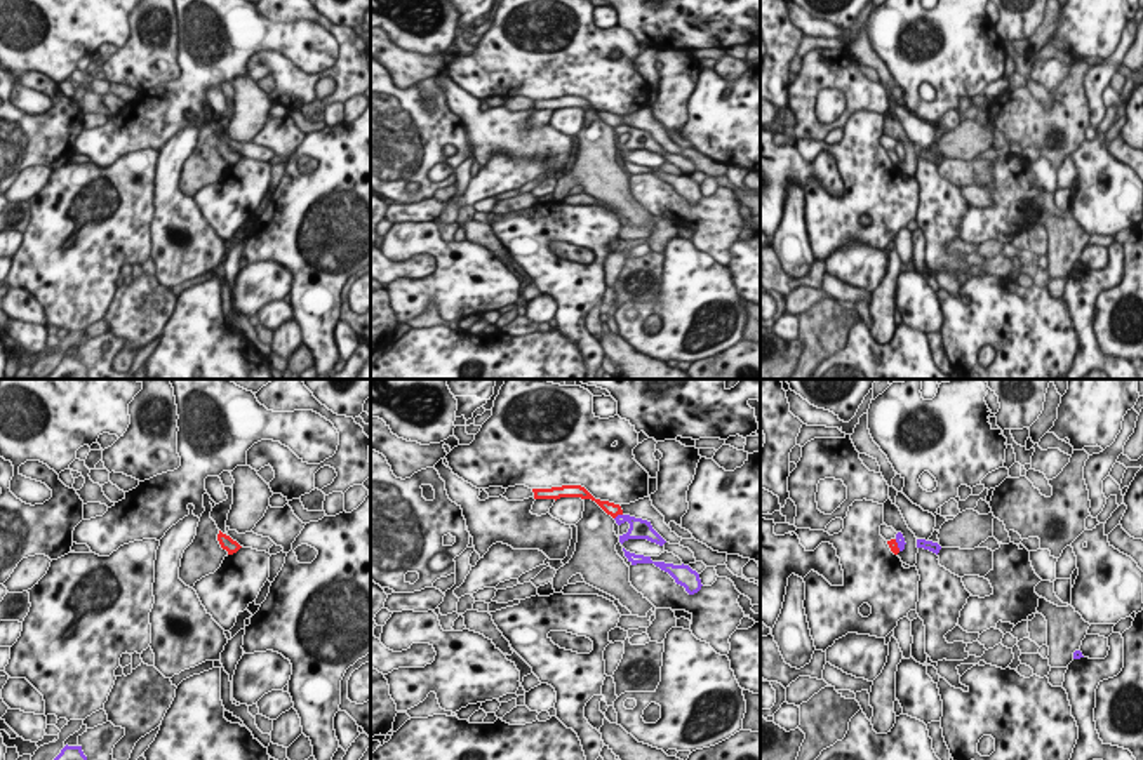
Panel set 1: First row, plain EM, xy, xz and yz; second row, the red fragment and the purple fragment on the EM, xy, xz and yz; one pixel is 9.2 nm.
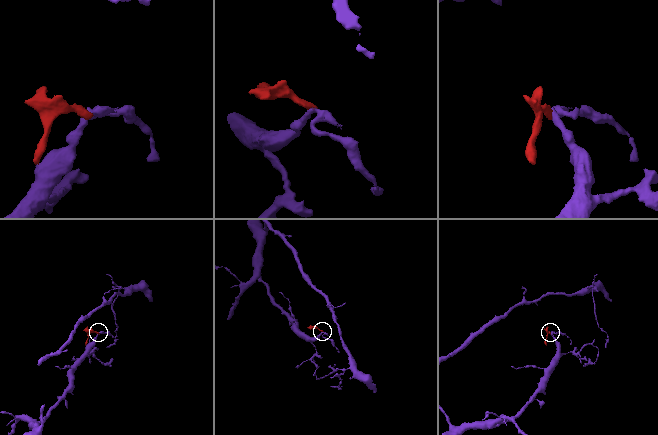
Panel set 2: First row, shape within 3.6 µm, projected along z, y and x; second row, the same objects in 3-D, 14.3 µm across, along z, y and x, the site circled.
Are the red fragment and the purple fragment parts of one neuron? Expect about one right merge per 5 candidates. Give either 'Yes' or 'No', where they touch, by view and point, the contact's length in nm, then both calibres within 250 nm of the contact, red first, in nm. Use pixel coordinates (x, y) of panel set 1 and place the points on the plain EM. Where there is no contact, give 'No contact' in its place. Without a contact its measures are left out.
No. Touches red at xz (618, 124). Shared border 100 nm. Thickness 120 nm (red) against 190 nm.

